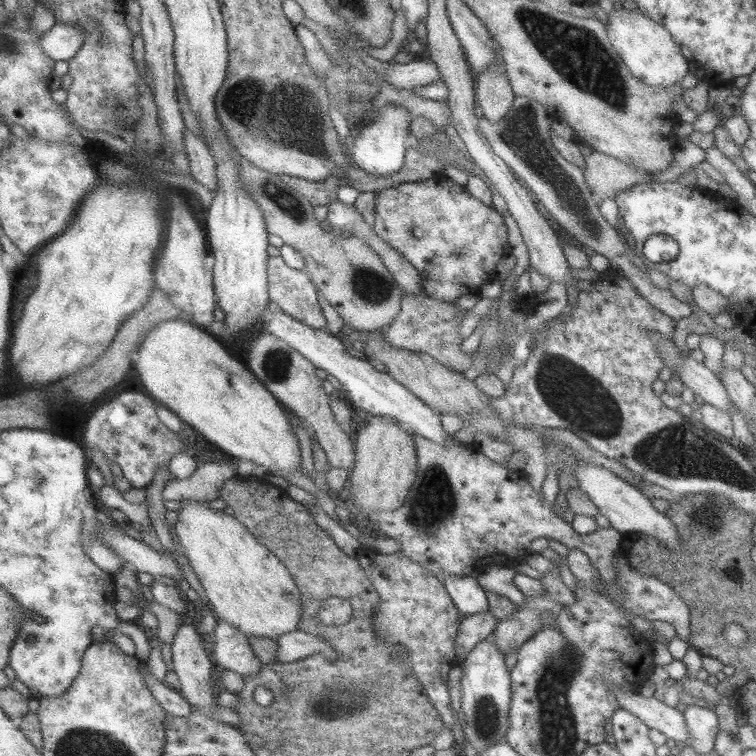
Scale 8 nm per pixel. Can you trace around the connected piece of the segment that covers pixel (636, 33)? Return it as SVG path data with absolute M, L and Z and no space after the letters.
M617 6L616 10L608 15L607 24L610 42L636 79L648 86L668 88L681 84L688 75L690 61L682 55L680 45L664 26L648 16L643 16L639 11L627 11L621 6Z

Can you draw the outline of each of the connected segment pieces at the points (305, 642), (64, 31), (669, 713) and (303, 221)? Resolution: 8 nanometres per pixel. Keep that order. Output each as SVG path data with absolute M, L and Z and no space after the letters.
M296 629L292 632L280 635L276 640L278 648L275 660L278 663L293 663L297 660L304 660L312 654L322 653L334 656L334 650L328 644L327 638L314 636L302 630Z
M56 24L41 36L41 47L54 60L70 60L83 45L83 30Z
M609 686L615 693L622 709L630 711L654 730L663 732L675 742L688 742L690 733L683 714L677 707L670 707L656 697L644 697L640 692L623 692L617 686Z
M234 151L233 156L239 164L237 179L262 211L268 233L279 236L284 243L304 255L311 280L343 318L345 327L368 332L390 326L399 315L404 290L378 253L357 236L335 236L324 231L312 211L313 204L295 188L288 186L281 175L254 166L238 151Z

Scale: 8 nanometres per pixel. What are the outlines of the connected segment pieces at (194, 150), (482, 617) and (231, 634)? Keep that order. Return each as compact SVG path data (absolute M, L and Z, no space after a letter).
M184 129L183 139L189 160L189 174L210 191L217 190L217 164L210 149L197 134Z
M490 609L464 618L464 621L459 625L458 636L455 640L459 662L463 662L465 656L481 640L493 634L498 621Z
M217 619L215 637L216 646L213 653L218 664L241 674L244 678L259 675L263 662L254 654L248 636L237 626Z

